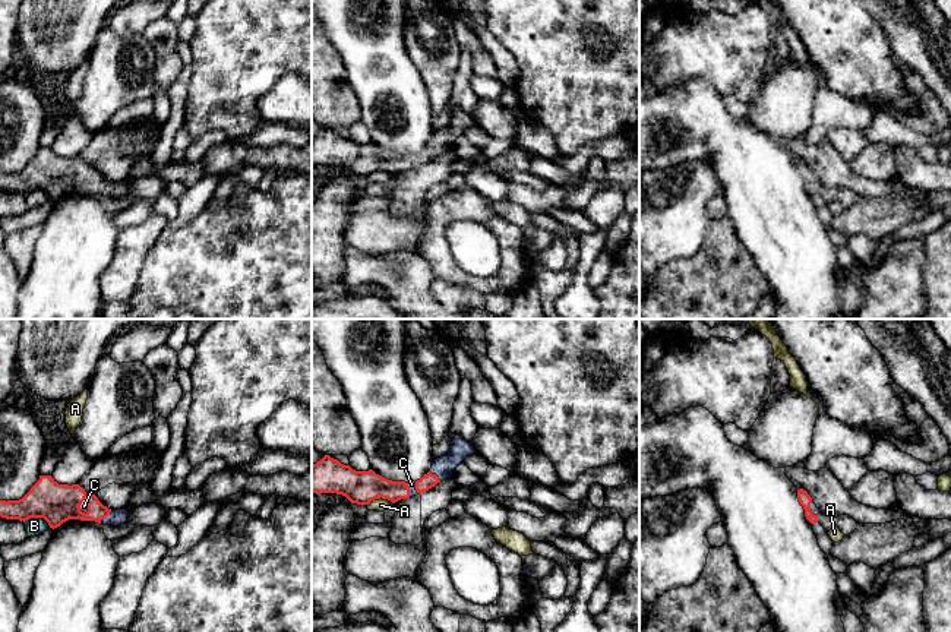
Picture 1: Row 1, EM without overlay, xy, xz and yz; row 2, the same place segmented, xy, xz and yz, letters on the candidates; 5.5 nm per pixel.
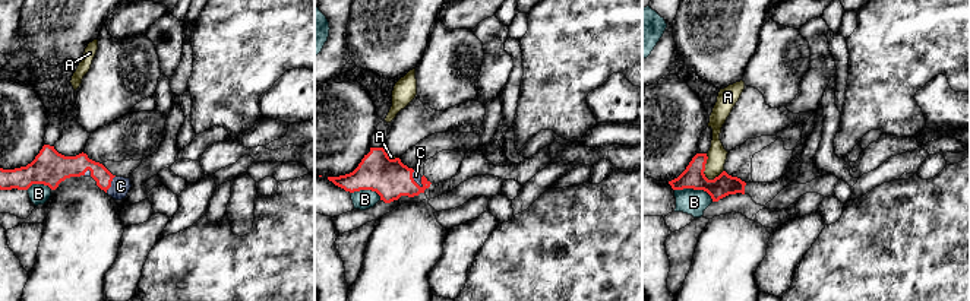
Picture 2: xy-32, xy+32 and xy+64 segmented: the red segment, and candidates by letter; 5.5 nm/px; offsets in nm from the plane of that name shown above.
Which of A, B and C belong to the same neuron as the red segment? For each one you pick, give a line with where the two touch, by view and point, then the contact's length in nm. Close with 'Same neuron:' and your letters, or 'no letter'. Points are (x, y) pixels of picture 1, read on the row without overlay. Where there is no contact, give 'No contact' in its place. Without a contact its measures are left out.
C: Touches red at xy (104, 189). Shared border 100 nm
Same neuron: C

